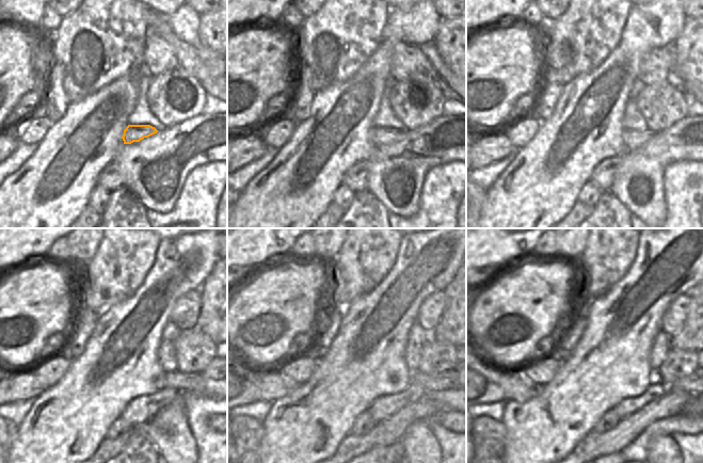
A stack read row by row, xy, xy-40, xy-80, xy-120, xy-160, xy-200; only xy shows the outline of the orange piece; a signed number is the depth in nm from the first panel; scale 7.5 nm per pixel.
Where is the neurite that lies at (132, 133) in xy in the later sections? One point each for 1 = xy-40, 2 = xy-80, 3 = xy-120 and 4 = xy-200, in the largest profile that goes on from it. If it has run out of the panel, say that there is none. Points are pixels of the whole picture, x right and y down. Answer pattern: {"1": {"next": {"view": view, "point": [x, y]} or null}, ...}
{"1": {"next": {"view": "xy-40", "point": [380, 136]}}, "2": {"next": {"view": "xy-80", "point": [632, 139]}}, "3": {"next": {"view": "xy-120", "point": [182, 381]}}, "4": {"next": {"view": "xy-200", "point": [683, 383]}}}

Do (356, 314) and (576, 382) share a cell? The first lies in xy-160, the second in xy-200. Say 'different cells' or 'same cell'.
same cell

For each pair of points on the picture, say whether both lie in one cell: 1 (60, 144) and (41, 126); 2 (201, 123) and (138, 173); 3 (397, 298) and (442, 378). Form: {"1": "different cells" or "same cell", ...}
{"1": "different cells", "2": "same cell", "3": "different cells"}

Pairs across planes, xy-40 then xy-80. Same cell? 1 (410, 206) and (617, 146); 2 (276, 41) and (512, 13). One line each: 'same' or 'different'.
1: different
2: different

